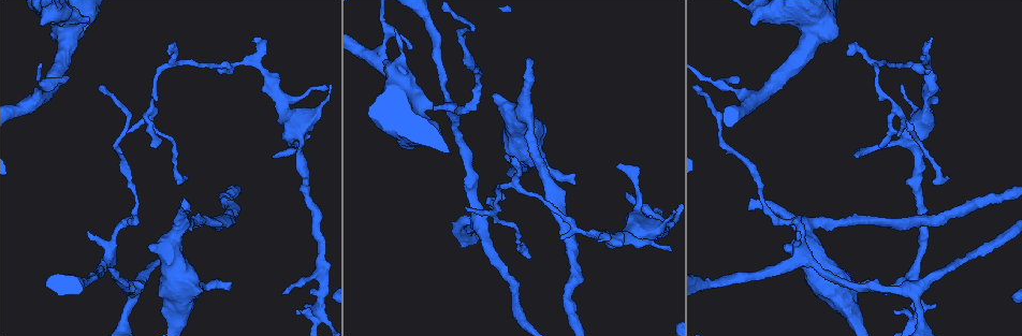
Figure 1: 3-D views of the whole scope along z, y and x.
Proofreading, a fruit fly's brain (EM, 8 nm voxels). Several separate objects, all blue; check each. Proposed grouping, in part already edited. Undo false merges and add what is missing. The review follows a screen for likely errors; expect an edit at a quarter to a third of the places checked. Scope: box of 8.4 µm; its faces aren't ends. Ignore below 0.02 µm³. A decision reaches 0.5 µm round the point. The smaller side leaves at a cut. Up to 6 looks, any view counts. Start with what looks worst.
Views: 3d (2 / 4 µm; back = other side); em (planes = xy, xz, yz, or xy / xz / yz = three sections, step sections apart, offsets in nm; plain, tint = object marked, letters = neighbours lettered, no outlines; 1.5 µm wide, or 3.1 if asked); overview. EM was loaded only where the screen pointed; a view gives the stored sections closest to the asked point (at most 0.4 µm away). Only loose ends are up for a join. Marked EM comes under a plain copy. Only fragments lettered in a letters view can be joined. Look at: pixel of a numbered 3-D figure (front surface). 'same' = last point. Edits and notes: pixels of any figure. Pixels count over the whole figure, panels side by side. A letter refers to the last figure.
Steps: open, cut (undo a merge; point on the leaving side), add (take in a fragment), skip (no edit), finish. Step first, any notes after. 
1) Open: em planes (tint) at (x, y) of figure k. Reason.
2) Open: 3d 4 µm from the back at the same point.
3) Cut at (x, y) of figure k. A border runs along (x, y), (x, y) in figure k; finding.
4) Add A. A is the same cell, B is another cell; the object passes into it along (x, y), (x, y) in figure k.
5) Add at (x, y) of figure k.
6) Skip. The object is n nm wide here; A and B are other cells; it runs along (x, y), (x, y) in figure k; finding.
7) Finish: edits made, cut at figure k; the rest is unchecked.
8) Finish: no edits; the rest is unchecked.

Open: em planes (letters) at (573, 183) of figure 1.

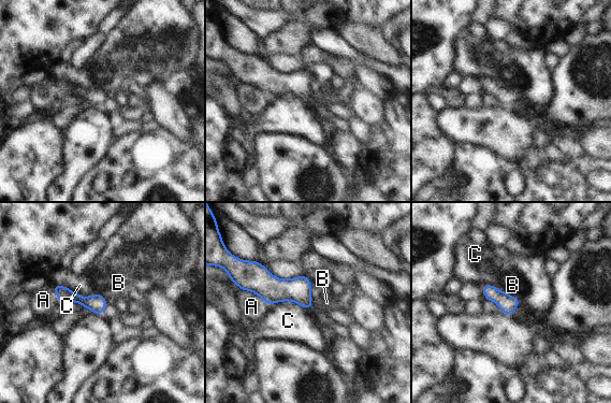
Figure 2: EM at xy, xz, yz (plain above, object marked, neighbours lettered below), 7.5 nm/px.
Skip. A, B and C are other cells; a border runs along (491, 284), (519, 299) in figure 2; no lettered fragment goes on from it.

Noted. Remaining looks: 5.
Open: em planes (letters) at (748, 206) of figure 1. Branch stops here.

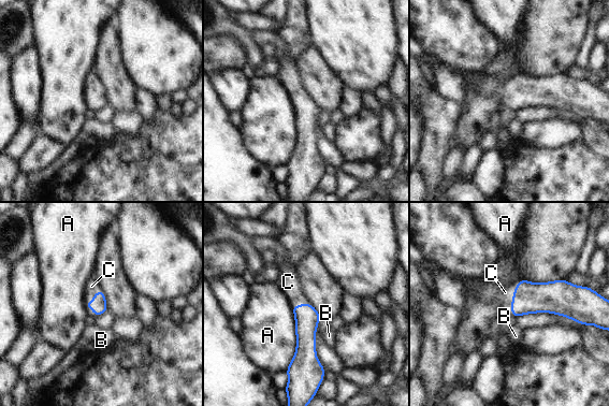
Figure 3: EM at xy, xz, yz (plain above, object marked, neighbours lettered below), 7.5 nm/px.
Add C. The longest contact is with A, 500 nm; C is the same cell, A and B are other cells; the neuron continues.

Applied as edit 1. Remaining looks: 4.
Open: overview. See it whole again.

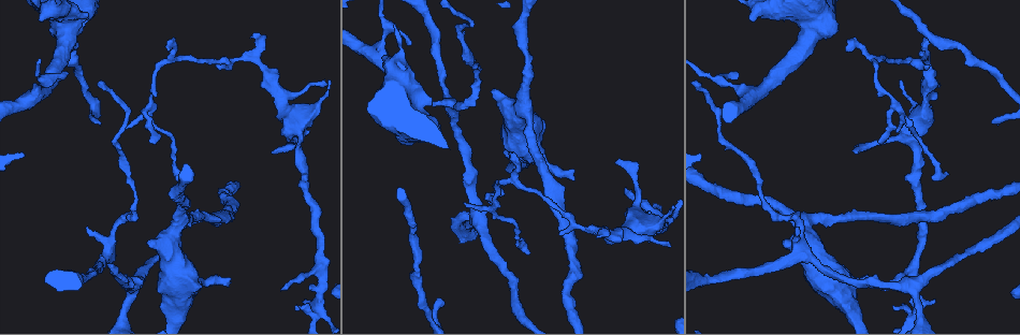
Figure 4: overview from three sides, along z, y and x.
Open: em planes (tint) at (845, 47) of figure 4. An open end.

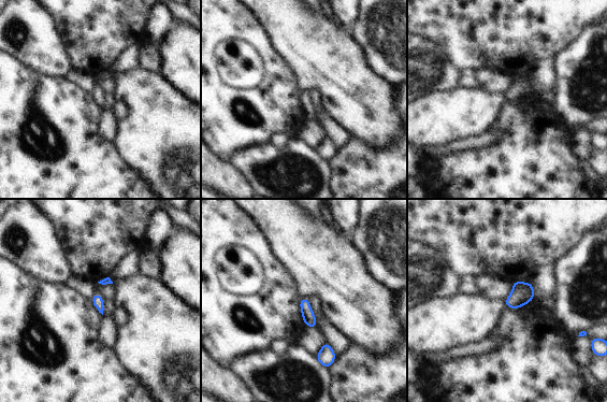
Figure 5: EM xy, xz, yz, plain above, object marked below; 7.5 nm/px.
Open: em planes (letters) at the same point. What lies round it.

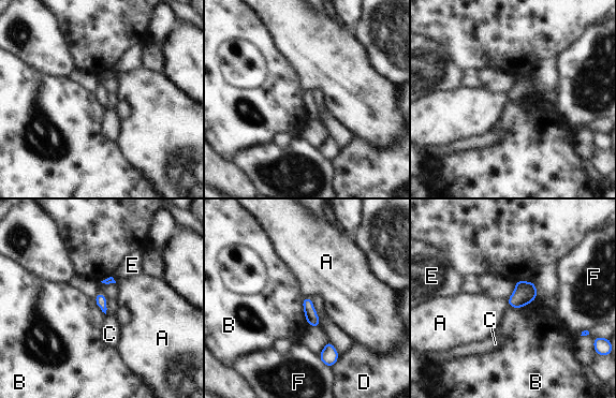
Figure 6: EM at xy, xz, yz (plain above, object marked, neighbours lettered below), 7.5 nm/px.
Skip. The object is 80 nm wide here; A, B, C, D, E and F are other cells; a border runs along (304, 296), (310, 297) in figure 6; no lettered fragment goes on from it.

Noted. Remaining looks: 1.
Finish: edits made, add at figure 3; the rest is unchecked.

